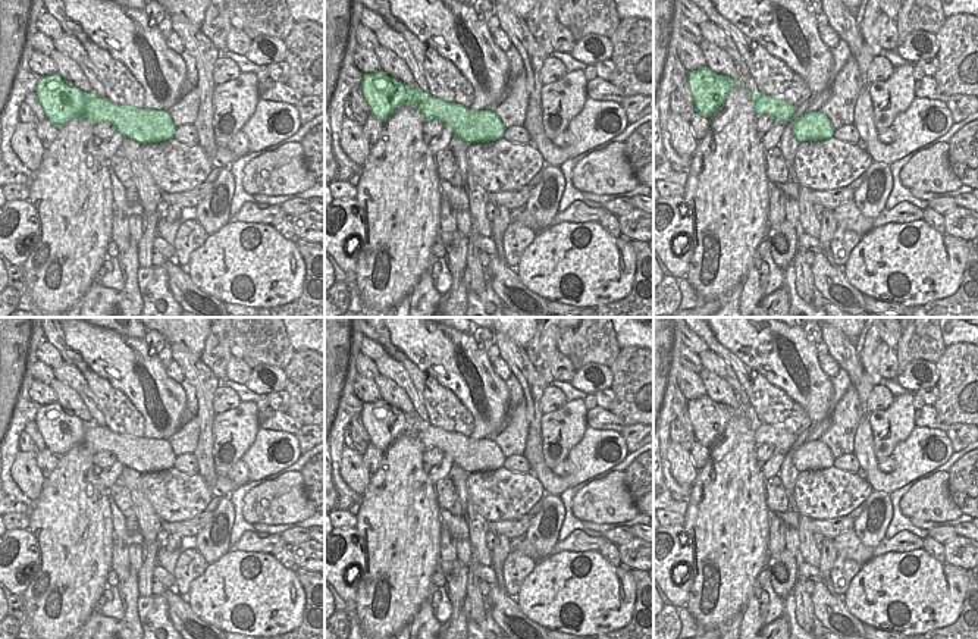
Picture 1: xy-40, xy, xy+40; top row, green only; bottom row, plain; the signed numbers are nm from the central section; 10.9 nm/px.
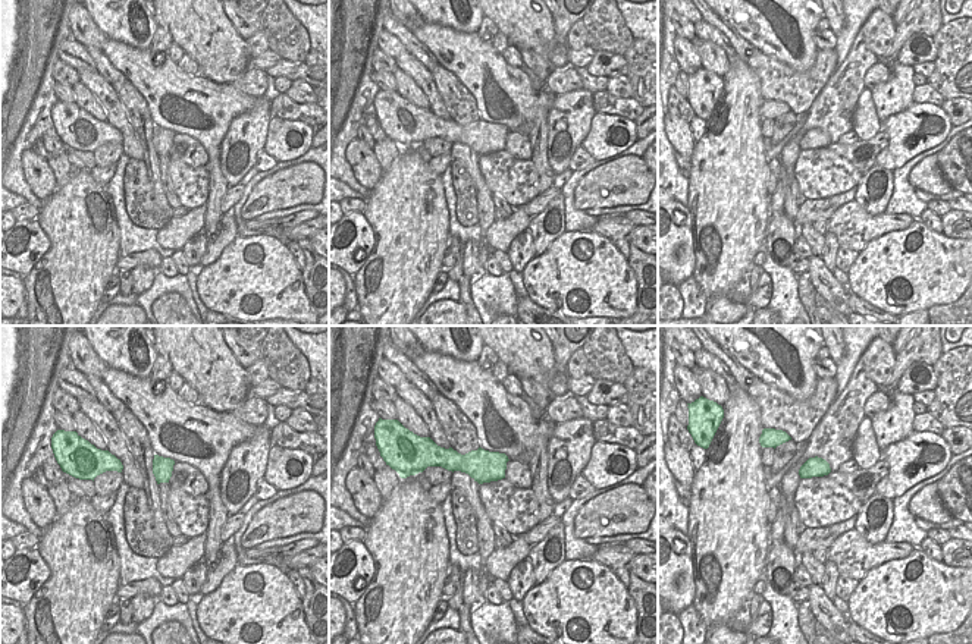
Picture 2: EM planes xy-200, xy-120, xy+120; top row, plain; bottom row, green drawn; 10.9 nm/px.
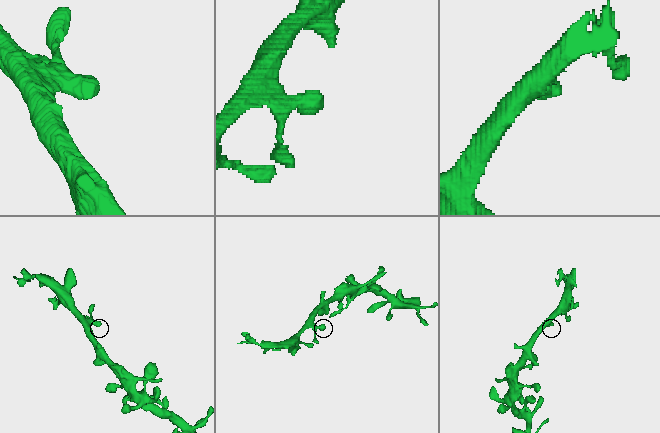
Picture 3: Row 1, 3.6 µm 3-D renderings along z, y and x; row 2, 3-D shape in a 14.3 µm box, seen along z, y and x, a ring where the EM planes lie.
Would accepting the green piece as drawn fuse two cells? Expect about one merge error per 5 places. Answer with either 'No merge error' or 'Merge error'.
No merge error.

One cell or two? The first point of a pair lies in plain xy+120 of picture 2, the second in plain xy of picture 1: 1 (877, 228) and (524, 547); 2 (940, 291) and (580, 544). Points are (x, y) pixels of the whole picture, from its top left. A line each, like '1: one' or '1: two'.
1: one
2: two

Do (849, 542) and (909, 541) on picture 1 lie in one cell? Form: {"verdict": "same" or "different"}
{"verdict": "same"}

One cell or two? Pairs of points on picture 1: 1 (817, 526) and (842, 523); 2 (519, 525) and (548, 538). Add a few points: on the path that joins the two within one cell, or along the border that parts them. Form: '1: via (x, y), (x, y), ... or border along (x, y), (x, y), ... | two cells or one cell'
1: via (823, 526), (836, 526) | one cell
2: border along (533, 516), (524, 533) | two cells

